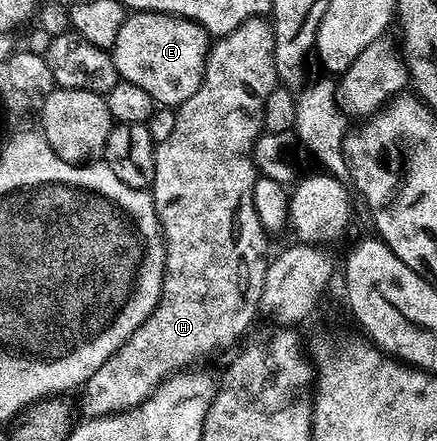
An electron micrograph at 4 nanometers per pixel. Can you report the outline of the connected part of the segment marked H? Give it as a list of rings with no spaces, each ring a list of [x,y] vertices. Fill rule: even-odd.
[[[265,17],[251,18],[211,45],[206,56],[206,75],[202,77],[202,86],[177,107],[175,131],[166,134],[154,152],[154,213],[168,247],[162,279],[164,296],[159,298],[154,311],[147,314],[142,326],[132,332],[129,340],[117,347],[111,358],[106,358],[90,371],[80,390],[83,419],[106,418],[138,406],[151,398],[171,376],[197,367],[194,366],[197,362],[229,346],[237,347],[243,341],[241,338],[245,336],[246,329],[253,324],[254,317],[260,314],[268,265],[268,232],[260,224],[260,216],[256,216],[256,204],[252,204],[256,167],[251,151],[264,130],[262,105],[277,85],[274,27]]]

